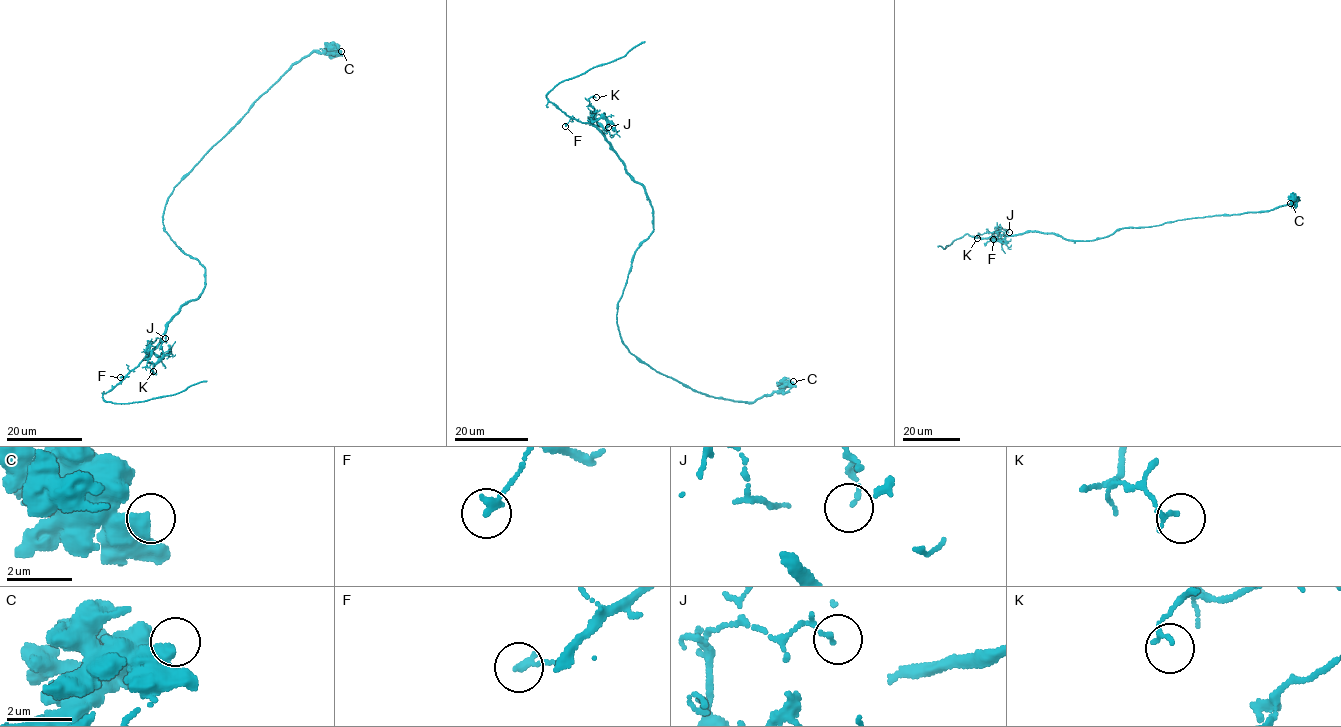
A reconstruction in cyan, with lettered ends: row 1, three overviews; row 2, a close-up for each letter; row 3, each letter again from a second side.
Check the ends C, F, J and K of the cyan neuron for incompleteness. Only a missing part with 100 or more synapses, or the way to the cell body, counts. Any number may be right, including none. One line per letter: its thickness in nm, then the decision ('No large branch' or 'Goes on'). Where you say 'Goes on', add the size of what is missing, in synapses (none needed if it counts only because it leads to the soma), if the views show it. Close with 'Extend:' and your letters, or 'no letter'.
C: Thickness 600 nm. No large branch
F: Thickness 240 nm. No large branch
J: Thickness 70 nm. No large branch
K: Thickness 120 nm. No large branch
Extend: no letter

